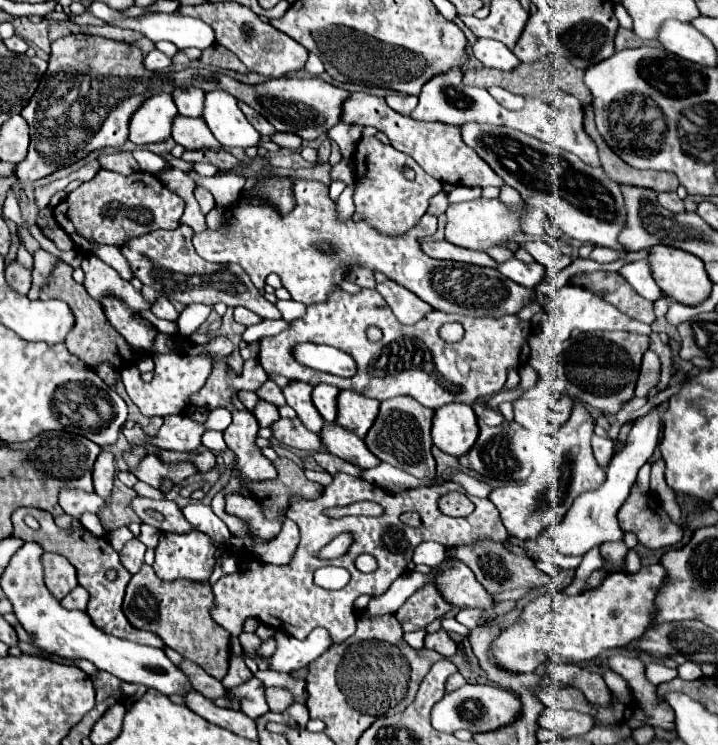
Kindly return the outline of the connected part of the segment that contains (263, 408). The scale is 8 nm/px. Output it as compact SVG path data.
M259 399L257 401L257 407L255 407L255 417L259 421L261 427L269 427L271 423L275 423L279 419L279 413L277 413L277 407Z

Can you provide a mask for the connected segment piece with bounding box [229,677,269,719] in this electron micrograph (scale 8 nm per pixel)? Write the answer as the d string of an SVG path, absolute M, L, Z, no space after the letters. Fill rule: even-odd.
M251 677L247 683L237 685L235 689L229 689L229 697L233 695L241 703L241 711L249 715L251 719L257 719L269 711L267 701L265 701L265 689L259 679ZM235 691L235 693L233 693Z

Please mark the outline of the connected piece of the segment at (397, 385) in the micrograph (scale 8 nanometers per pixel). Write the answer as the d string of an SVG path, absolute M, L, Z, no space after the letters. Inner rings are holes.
M343 289L331 291L329 299L317 305L309 305L305 315L297 321L289 323L289 329L281 331L279 335L273 337L265 337L259 341L259 363L267 373L277 373L277 375L285 375L287 379L299 379L311 385L319 385L319 383L329 383L335 385L339 389L351 389L357 391L365 397L373 397L373 399L391 399L397 395L409 395L413 399L417 399L421 405L437 409L443 407L447 403L473 403L481 397L491 397L493 393L501 391L505 379L507 379L507 369L509 367L519 367L521 363L525 363L525 359L529 359L529 329L531 323L529 321L521 321L519 315L503 315L503 317L467 317L467 315L451 315L451 313L443 313L443 311L429 311L423 319L419 319L415 325L403 325L397 321L397 317L393 315L393 311L389 309L389 305L385 303L385 299L375 291L375 289L361 289L359 293L347 293ZM449 321L459 321L465 327L465 337L459 343L445 343L439 337L439 329L443 323ZM367 325L377 325L383 331L383 341L369 341L367 339ZM299 343L319 343L319 345L333 345L339 347L341 351L349 353L355 363L357 363L357 375L343 379L343 377L335 377L323 371L315 371L309 369L305 365L301 365L295 357L293 357L293 347Z

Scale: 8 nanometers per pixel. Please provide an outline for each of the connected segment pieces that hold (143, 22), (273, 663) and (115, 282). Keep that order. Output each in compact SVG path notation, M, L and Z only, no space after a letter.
M91 3L89 11L103 19L107 25L111 27L121 27L121 29L131 29L131 31L137 31L137 33L143 33L145 37L149 37L151 41L171 41L175 43L179 49L187 49L187 47L197 47L197 49L207 49L209 45L215 43L213 39L213 29L203 23L201 19L193 19L193 17L183 17L183 15L143 15L143 17L127 17L115 9L111 9L109 5L105 3Z
M321 627L313 631L305 641L297 641L285 631L275 631L273 637L277 641L277 651L269 659L269 669L279 673L291 673L307 667L329 649L329 635L325 635L325 629Z
M83 257L81 261L81 269L85 273L85 289L93 299L101 299L101 295L105 295L105 291L113 291L115 297L123 299L125 303L129 303L129 307L133 307L133 311L145 311L151 309L151 303L141 295L141 291L137 291L129 281L121 279L119 273L115 269L111 269L107 263L103 263L97 257Z

